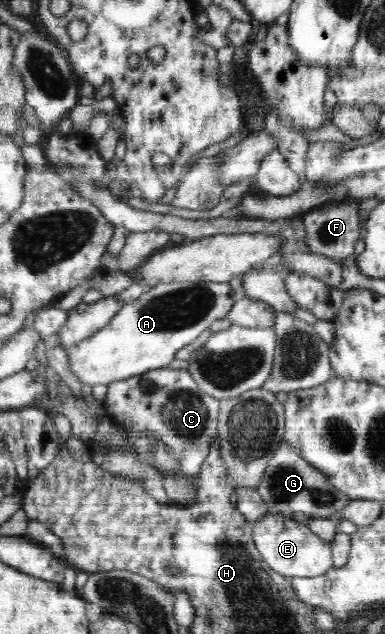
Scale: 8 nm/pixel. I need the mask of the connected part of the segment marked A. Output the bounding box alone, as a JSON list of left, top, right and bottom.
[66,281,235,386]

